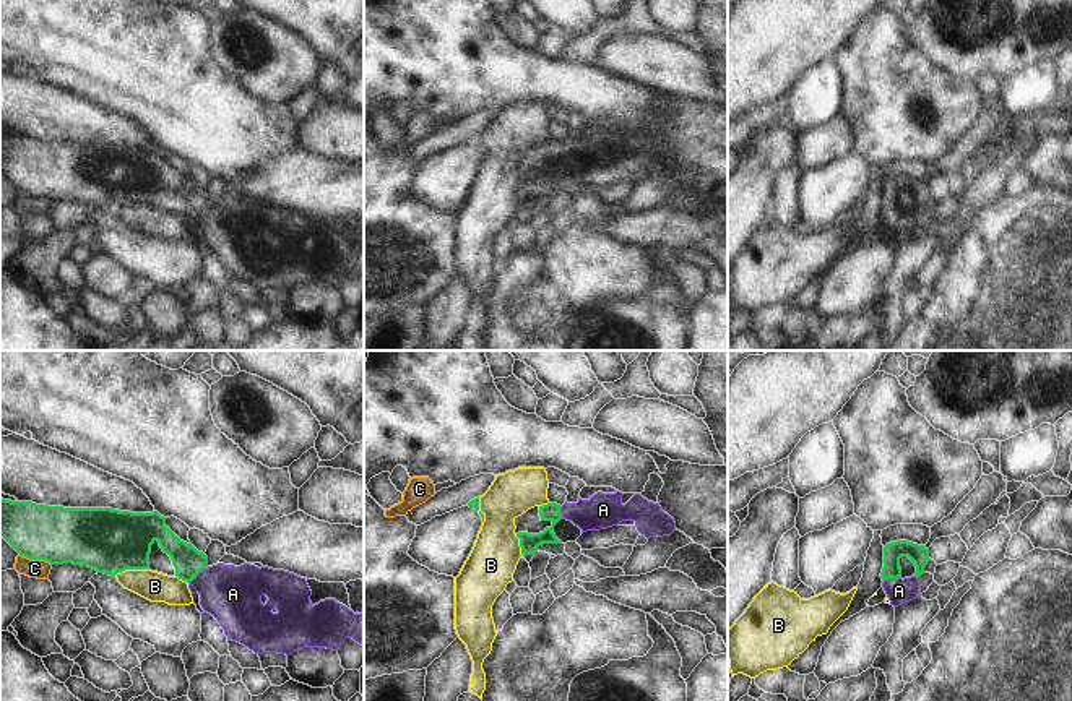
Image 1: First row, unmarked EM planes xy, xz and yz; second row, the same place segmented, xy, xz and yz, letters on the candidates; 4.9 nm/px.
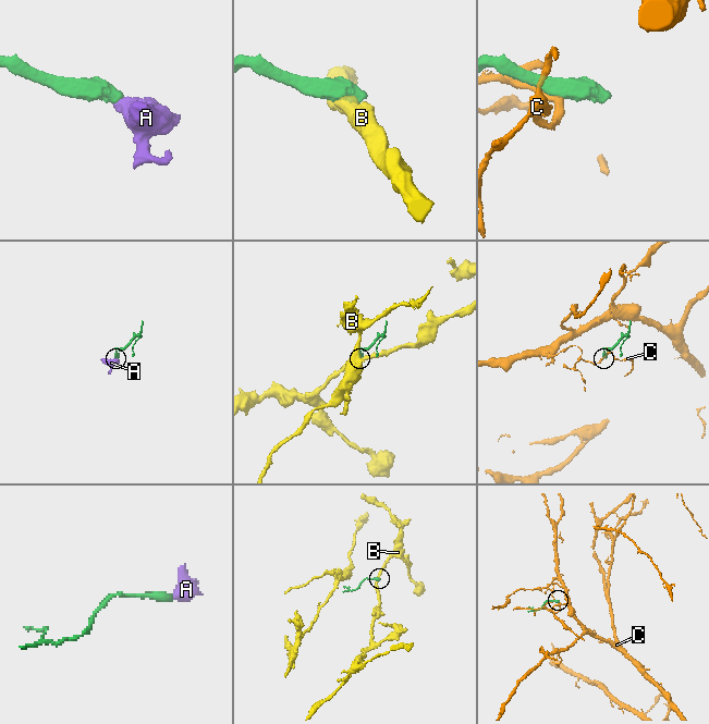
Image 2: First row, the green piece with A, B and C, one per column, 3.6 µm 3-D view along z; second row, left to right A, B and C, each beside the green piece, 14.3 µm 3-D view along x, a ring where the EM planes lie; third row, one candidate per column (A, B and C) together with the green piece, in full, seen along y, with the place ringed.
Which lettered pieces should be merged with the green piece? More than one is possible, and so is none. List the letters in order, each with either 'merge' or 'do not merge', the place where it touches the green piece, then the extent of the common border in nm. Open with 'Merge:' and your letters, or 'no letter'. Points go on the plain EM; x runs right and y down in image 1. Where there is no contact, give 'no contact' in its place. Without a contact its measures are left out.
Merge: A
A: merge; contact xy (197, 210); length 120 nm
B: do not merge; contact xy (130, 205); length 170 nm
C: do not merge; contact xy (36, 195); length 170 nm

